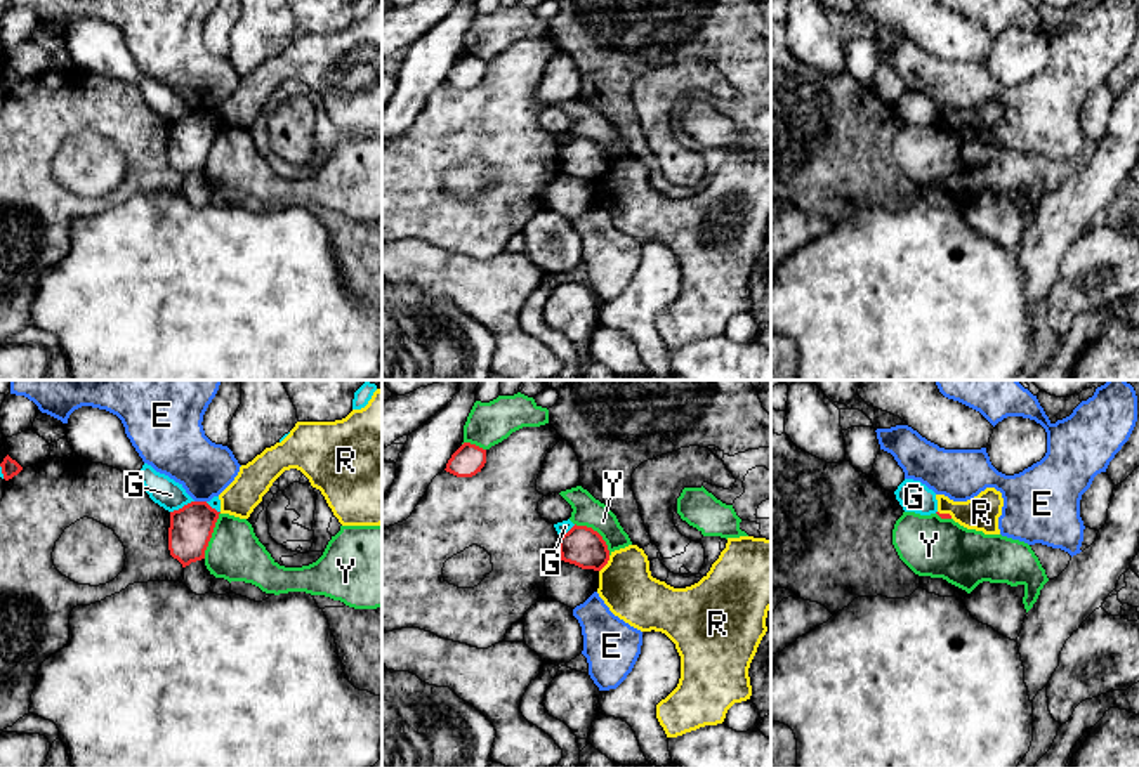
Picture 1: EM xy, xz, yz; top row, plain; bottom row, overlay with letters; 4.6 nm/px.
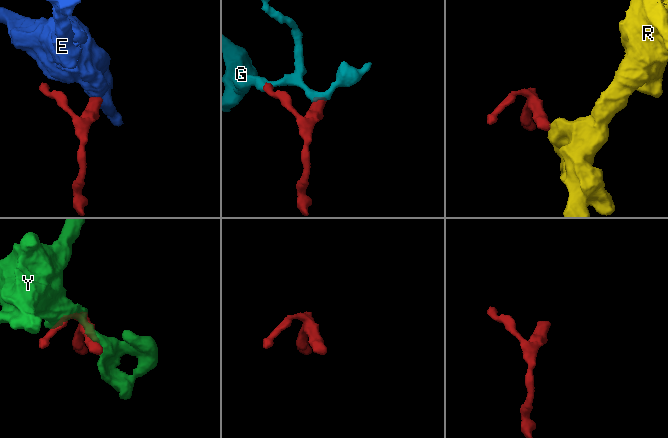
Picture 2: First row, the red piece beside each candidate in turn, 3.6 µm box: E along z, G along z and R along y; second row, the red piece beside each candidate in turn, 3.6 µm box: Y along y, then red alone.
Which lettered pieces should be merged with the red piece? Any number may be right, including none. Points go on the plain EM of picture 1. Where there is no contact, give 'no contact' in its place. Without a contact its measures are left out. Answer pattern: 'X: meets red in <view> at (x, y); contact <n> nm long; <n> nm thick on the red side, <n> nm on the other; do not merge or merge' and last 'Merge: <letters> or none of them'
E: meets red in xy at (200, 113); contact 60 nm long; 200 nm thick on the red side, 260 nm on the other; do not merge
G: meets red in xy at (183, 118); contact 130 nm long; 200 nm thick on the red side, 140 nm on the other; do not merge
R: meets red in xz at (606, 174); contact 90 nm long; 190 nm thick on the red side, 260 nm on the other; do not merge
Y: meets red in xy at (210, 146); contact 220 nm long; 200 nm thick on the red side, 260 nm on the other; do not merge
Merge: none of them

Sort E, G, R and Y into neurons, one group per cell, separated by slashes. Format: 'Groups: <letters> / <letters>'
Groups: E / G / R / Y

